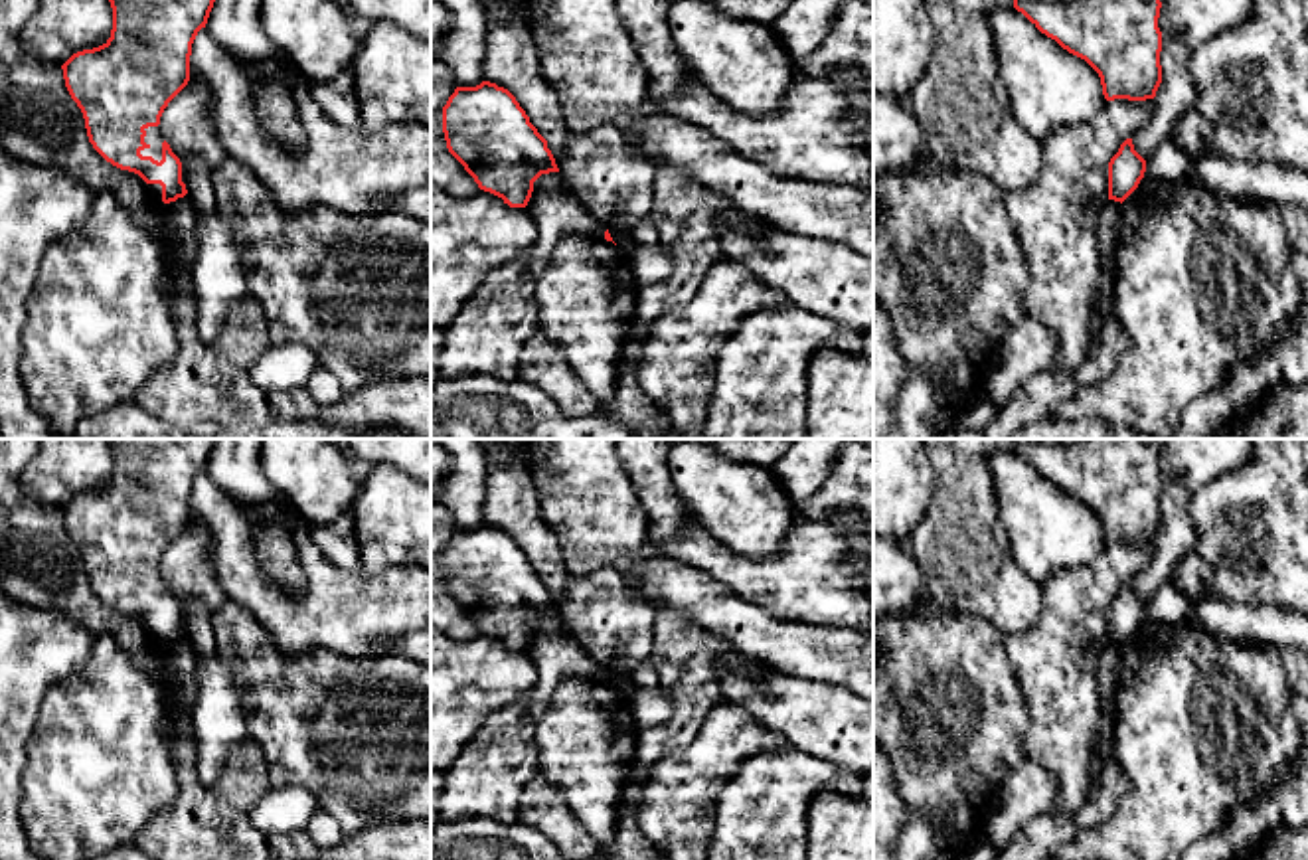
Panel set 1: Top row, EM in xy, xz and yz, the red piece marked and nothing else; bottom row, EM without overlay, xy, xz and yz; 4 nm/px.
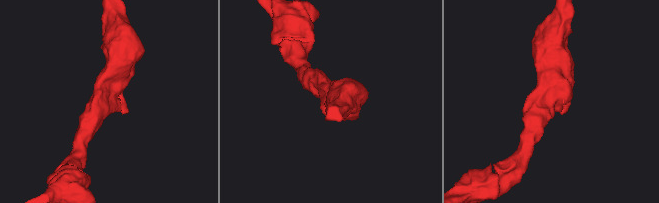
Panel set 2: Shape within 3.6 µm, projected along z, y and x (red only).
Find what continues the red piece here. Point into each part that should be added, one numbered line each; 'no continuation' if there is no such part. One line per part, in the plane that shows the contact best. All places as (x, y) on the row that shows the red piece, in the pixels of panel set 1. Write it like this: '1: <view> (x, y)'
1: xy (155, 137)

